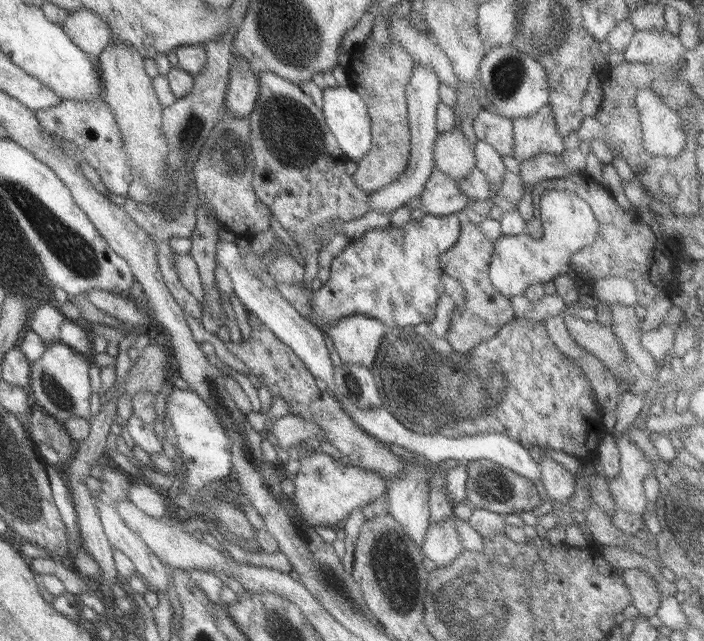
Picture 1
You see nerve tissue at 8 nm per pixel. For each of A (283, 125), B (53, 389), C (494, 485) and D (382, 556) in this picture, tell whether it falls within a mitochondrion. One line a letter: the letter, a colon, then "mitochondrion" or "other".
A: mitochondrion
B: mitochondrion
C: mitochondrion
D: mitochondrion

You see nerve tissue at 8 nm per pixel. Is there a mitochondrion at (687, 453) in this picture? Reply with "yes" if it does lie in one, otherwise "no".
no

